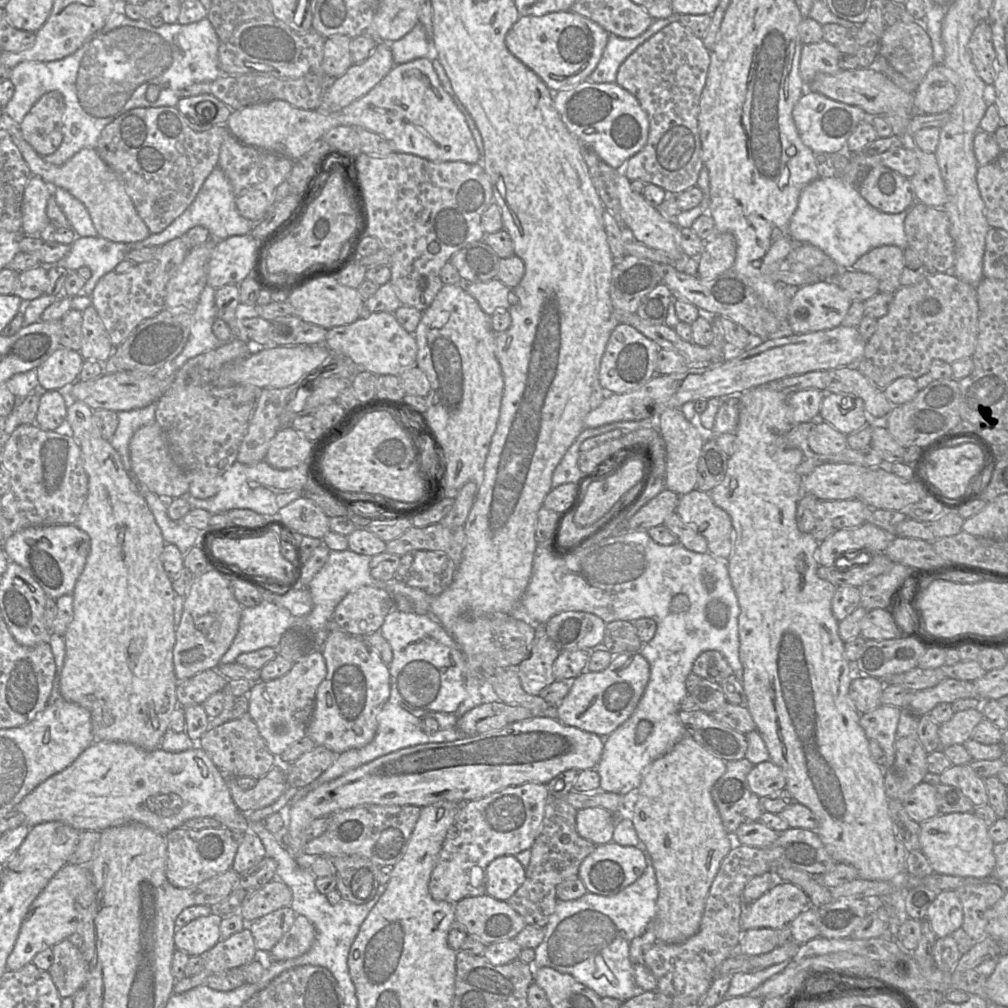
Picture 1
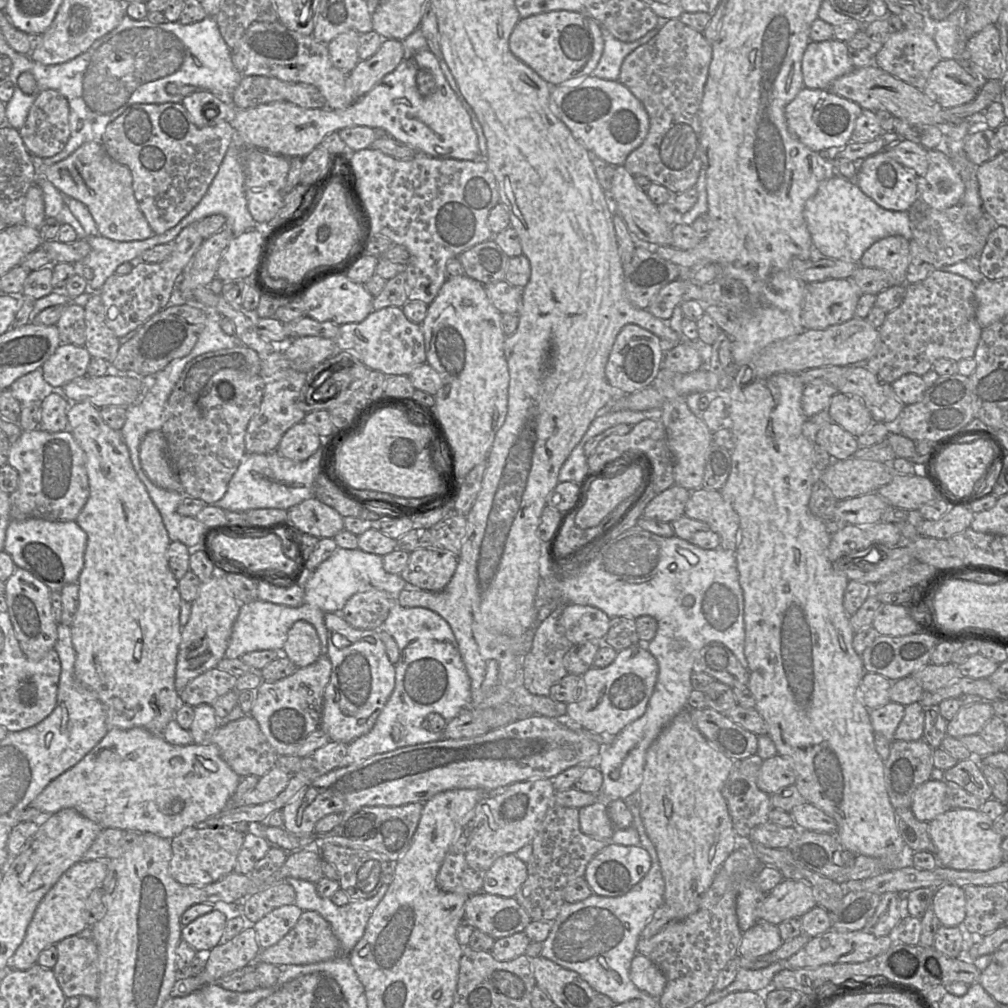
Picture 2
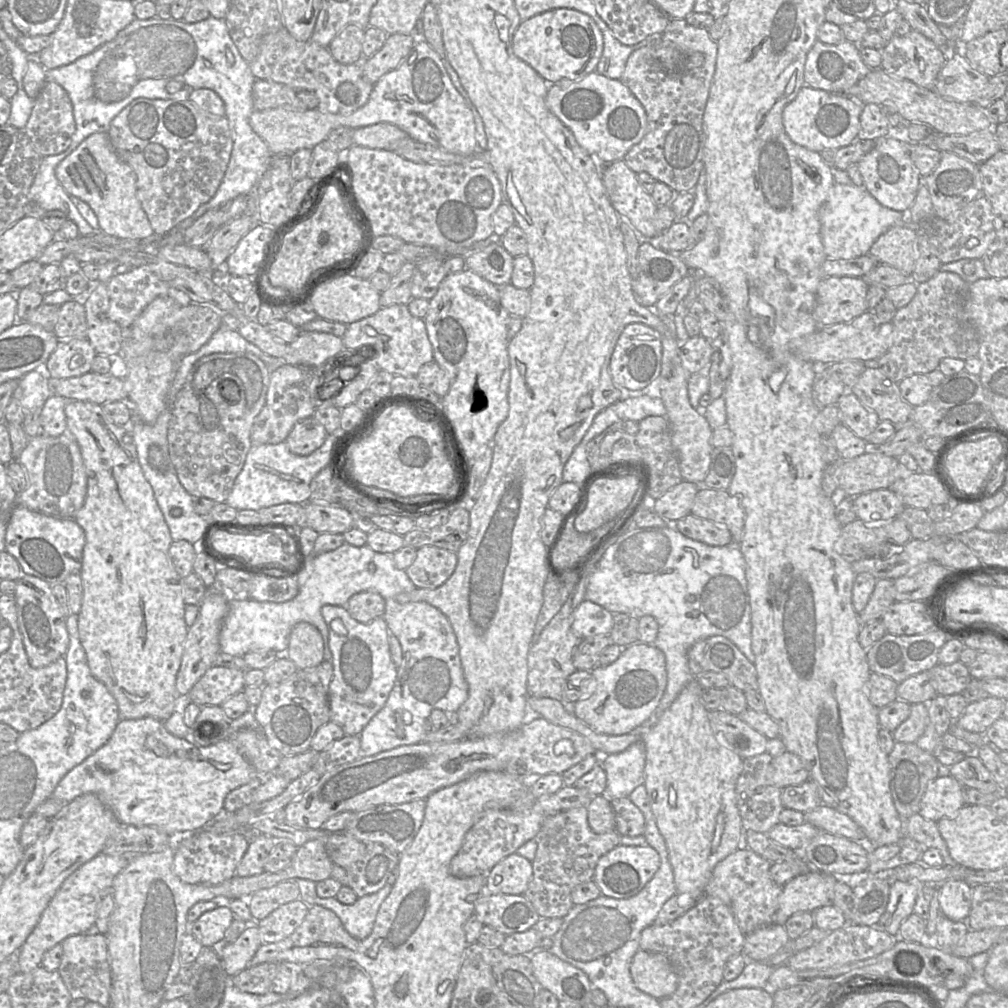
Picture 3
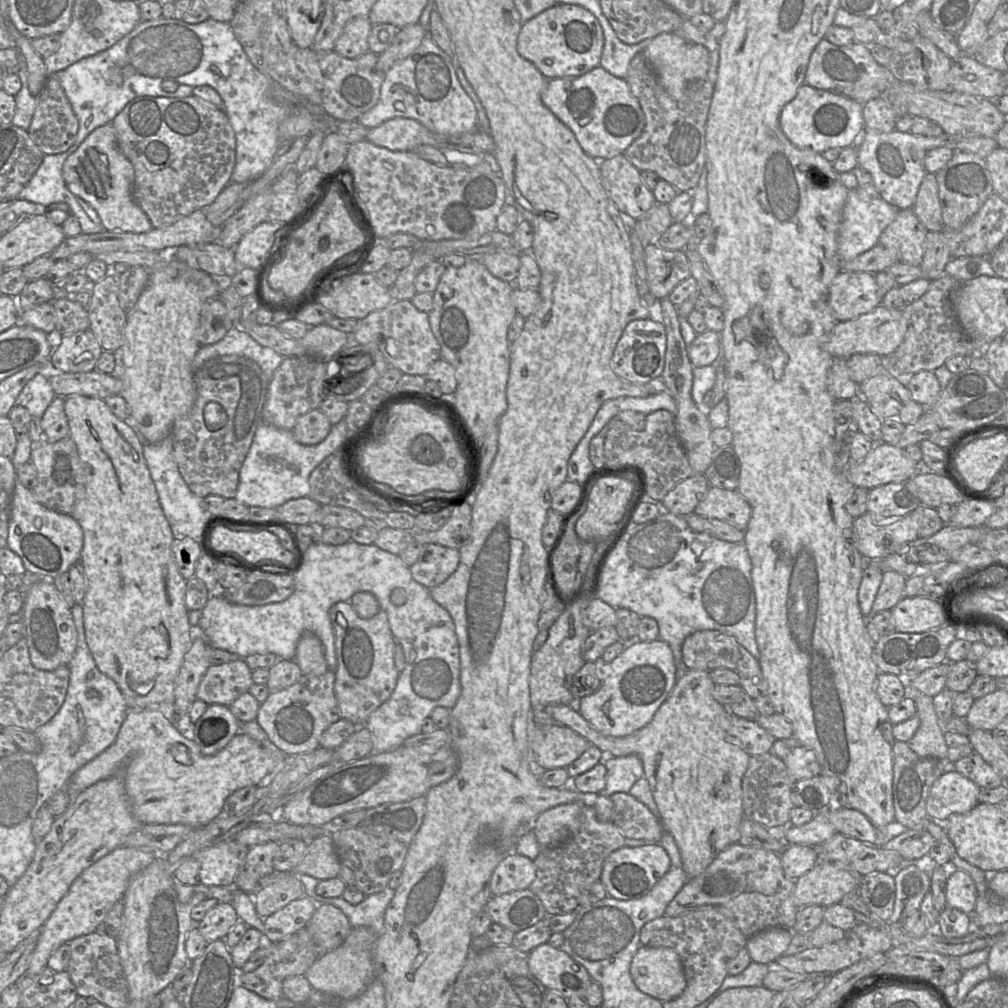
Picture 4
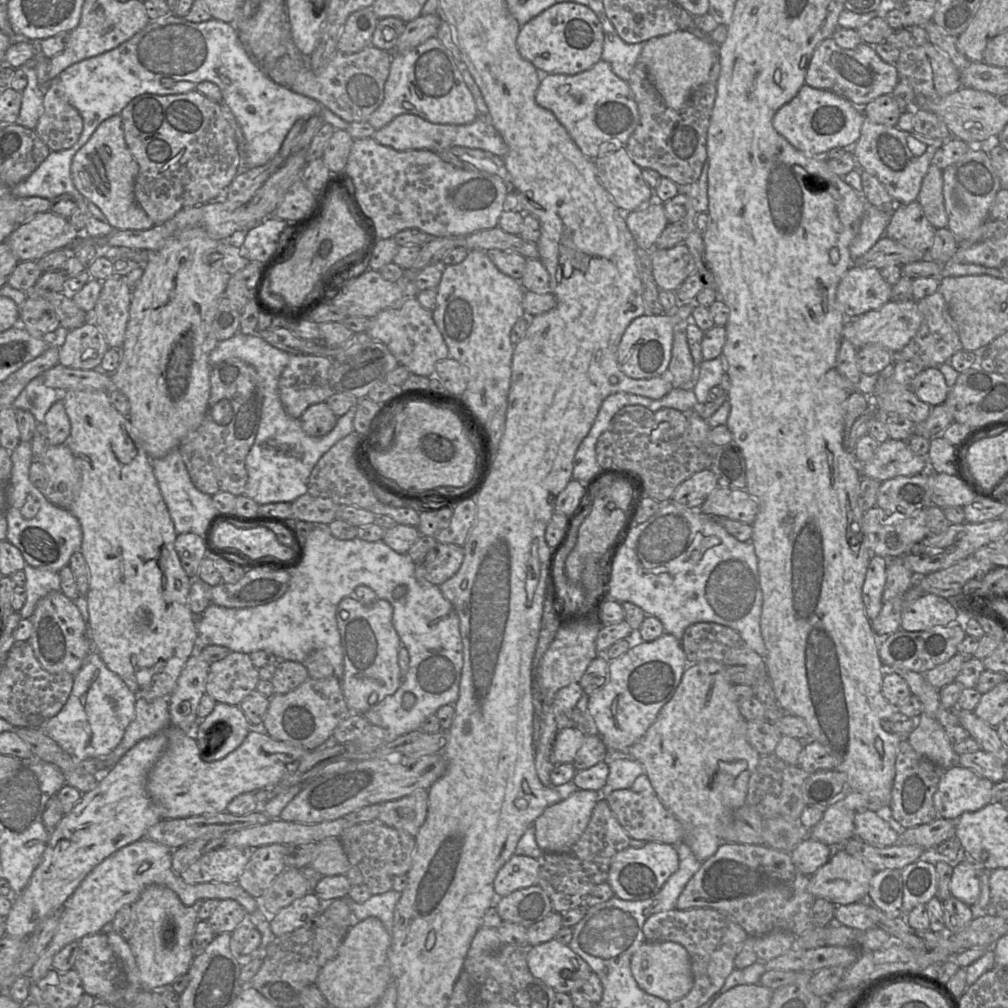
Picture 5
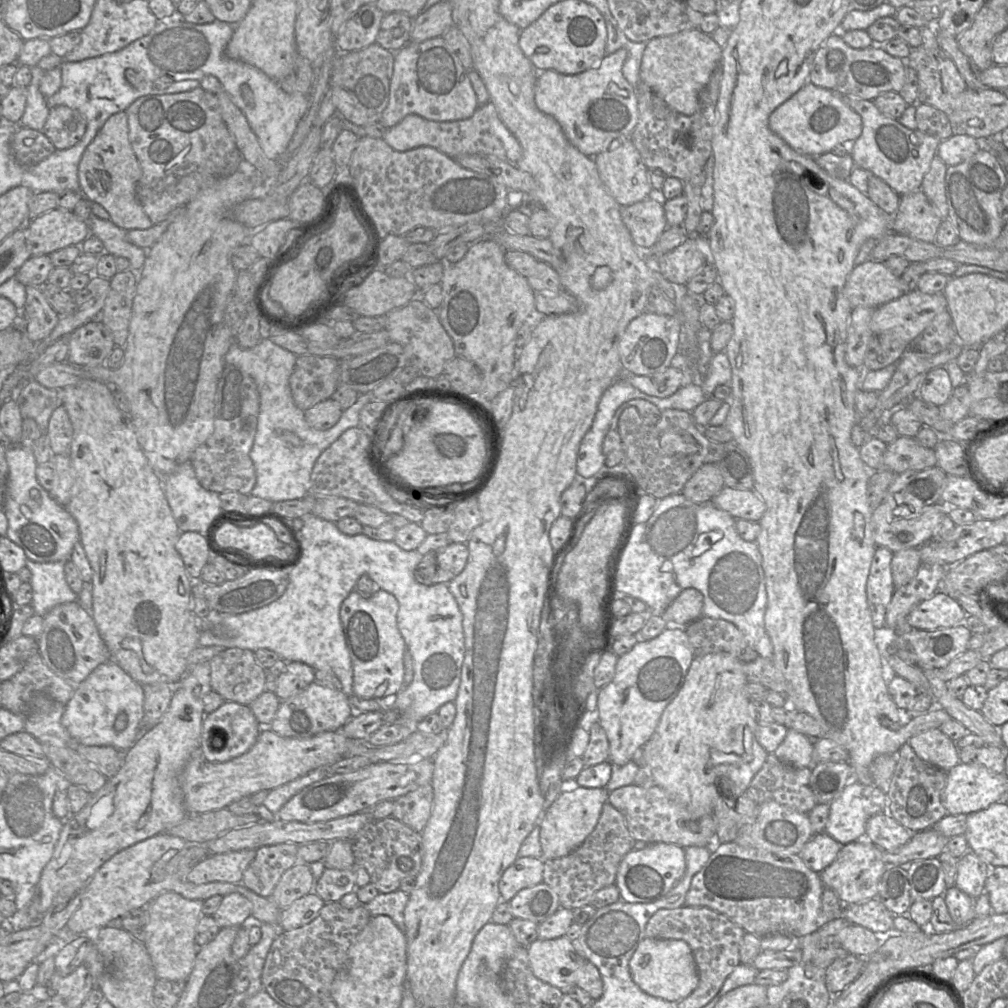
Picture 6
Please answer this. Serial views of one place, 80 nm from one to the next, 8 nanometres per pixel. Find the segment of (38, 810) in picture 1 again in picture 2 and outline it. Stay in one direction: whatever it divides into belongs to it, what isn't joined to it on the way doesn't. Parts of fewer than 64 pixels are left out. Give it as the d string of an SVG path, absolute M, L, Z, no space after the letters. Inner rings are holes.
M135 727L128 730L112 728L102 740L91 749L76 765L52 780L45 789L30 803L30 807L39 810L43 814L54 814L65 808L72 808L82 816L96 823L101 829L117 828L140 833L152 833L161 838L171 840L183 830L189 827L202 826L203 822L226 809L230 804L230 798L234 794L241 777L238 776L222 759L218 747L214 744L172 745L164 740L162 735L152 734L148 730Z

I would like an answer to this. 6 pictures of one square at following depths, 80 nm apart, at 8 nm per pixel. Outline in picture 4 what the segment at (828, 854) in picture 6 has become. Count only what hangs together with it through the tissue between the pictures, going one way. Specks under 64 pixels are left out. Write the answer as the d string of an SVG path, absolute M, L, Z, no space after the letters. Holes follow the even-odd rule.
M788 844L781 854L781 863L785 876L795 881L815 867L817 853L814 846Z

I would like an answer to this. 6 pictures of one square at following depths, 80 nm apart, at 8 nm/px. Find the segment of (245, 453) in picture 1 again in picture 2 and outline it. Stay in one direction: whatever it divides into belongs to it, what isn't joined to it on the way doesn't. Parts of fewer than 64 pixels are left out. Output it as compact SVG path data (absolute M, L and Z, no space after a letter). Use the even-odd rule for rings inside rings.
M284 369L269 378L264 378L266 386L258 412L251 418L245 433L245 449L250 454L268 454L276 451L283 435L295 424L302 422L306 413L298 407L298 398L306 382L306 373L294 369Z

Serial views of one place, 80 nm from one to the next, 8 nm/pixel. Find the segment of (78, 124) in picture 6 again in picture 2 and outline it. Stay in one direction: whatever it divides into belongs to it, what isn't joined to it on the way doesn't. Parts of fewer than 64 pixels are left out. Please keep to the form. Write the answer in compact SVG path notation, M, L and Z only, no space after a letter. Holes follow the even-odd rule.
M47 89L38 94L25 123L19 128L24 145L33 157L52 157L65 148L70 137L69 113L69 103L60 92Z

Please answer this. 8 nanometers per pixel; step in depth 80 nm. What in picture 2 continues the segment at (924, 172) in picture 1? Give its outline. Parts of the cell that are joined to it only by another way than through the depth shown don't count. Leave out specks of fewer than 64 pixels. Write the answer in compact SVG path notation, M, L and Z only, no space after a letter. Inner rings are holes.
M940 149L928 151L929 167L924 176L917 176L918 198L936 210L958 205L965 185L950 158Z

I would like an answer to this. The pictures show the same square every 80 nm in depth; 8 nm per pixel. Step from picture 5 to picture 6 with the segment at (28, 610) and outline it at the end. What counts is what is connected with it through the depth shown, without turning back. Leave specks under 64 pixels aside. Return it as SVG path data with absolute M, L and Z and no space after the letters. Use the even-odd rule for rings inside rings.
M26 559L31 572L30 585L33 590L31 605L34 615L44 617L57 605L77 602L78 595L68 586L64 566L66 561L40 563Z

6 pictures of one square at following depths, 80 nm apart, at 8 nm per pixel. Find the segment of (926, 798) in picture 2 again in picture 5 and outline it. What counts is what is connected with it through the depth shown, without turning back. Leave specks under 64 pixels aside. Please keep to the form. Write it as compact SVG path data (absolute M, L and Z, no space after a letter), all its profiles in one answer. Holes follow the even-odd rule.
M959 764L946 770L934 794L934 807L939 818L956 820L965 812L974 812L992 802L994 783Z

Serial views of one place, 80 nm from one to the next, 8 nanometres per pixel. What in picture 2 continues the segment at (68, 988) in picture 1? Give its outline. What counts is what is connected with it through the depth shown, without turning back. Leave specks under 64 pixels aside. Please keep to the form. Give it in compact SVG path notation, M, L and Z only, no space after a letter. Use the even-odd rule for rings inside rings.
M73 935L66 937L55 945L58 951L58 959L52 970L65 997L87 996L92 1000L97 1000L98 948L94 940Z

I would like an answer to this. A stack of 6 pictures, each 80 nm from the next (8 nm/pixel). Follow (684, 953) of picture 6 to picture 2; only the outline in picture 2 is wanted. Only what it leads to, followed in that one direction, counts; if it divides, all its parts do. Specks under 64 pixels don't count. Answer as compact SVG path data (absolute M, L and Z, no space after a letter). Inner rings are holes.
M637 953L631 963L630 979L641 991L658 999L666 986L666 977L647 957Z

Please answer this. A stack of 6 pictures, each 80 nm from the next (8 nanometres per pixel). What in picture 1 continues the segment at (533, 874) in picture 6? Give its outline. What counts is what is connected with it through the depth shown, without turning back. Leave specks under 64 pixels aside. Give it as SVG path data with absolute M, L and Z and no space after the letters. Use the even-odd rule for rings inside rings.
M515 855L499 856L486 868L486 894L507 901L523 884L525 877L526 868Z

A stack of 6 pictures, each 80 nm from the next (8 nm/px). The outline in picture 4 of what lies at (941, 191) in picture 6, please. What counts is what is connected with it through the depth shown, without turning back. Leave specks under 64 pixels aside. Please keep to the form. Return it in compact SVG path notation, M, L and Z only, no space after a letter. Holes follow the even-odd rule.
M926 173L912 209L928 231L942 232L945 229L935 173Z

